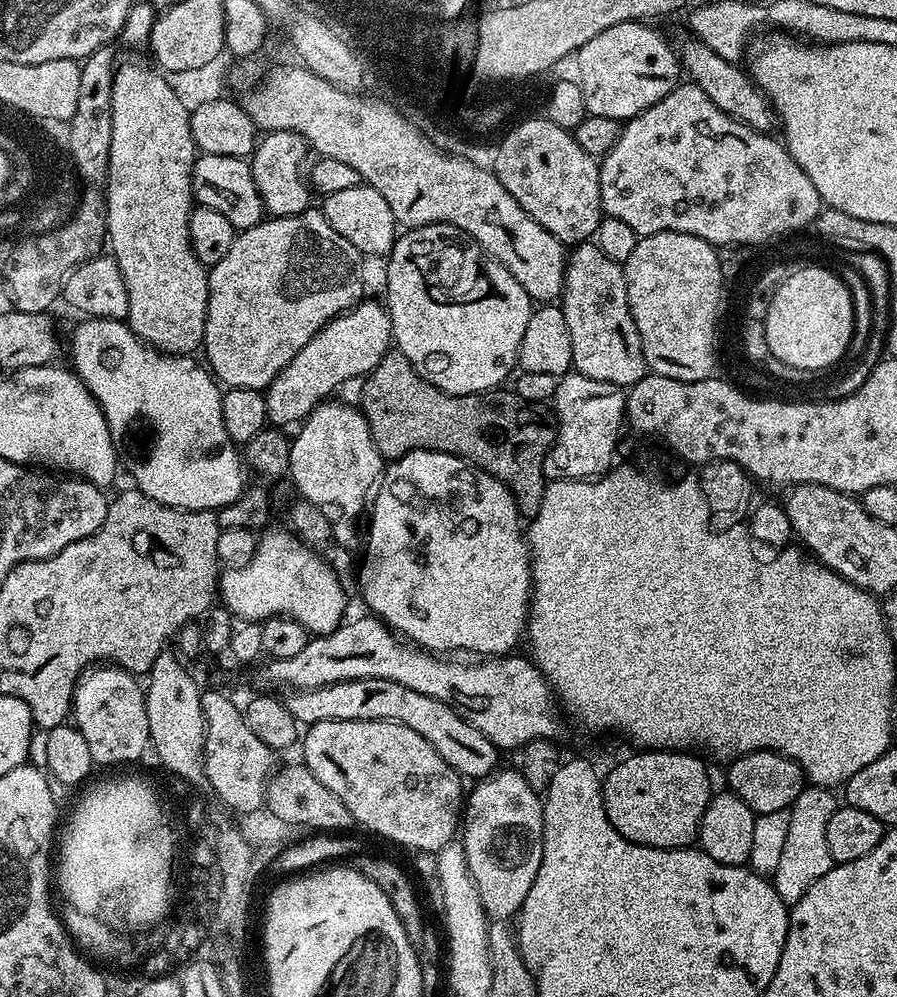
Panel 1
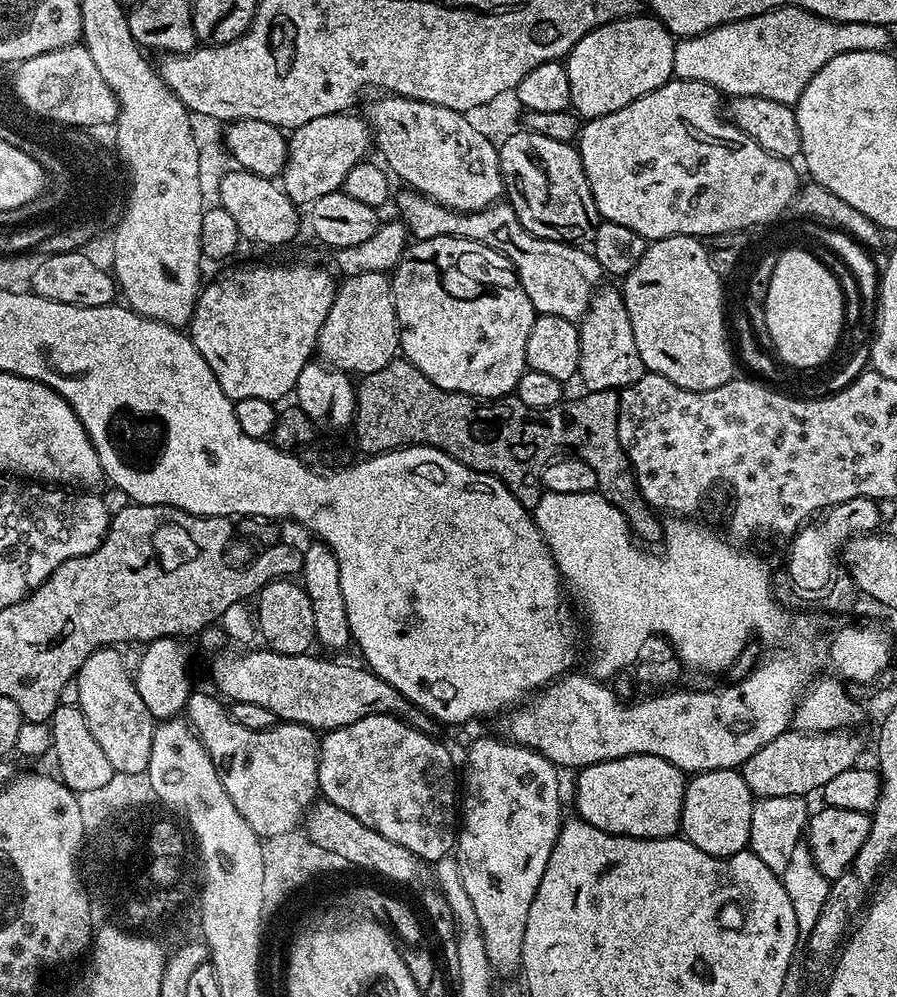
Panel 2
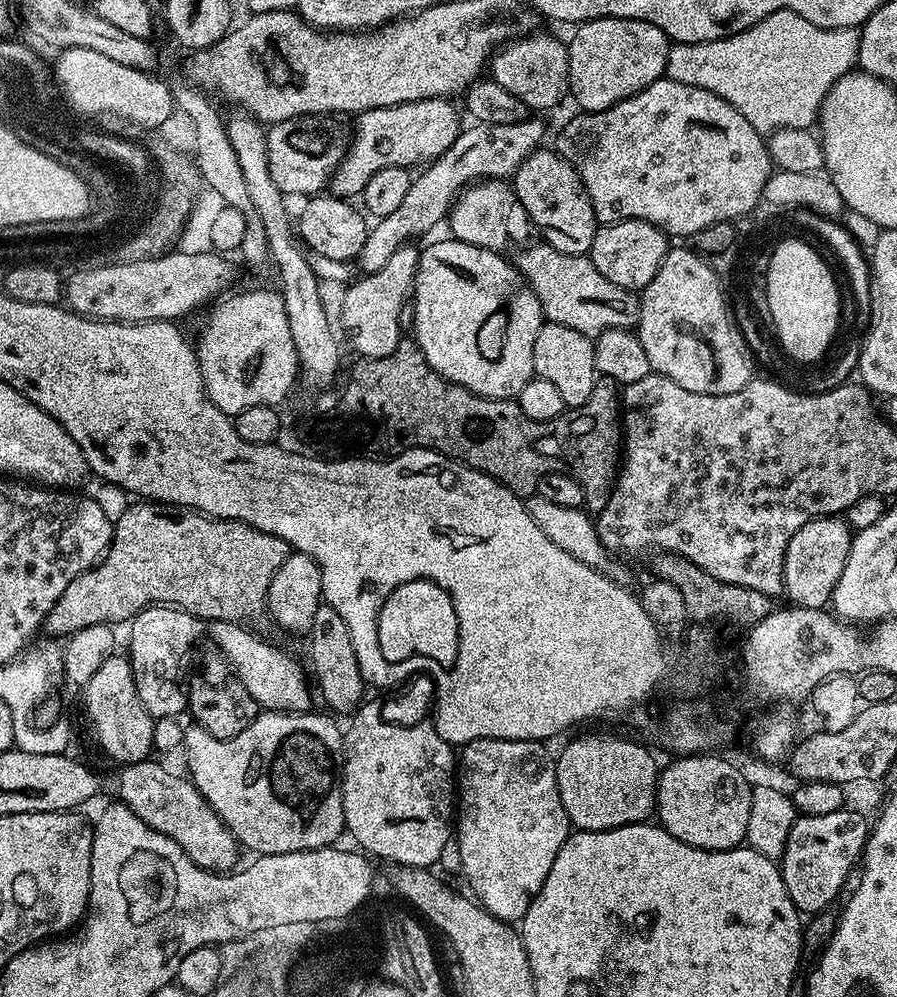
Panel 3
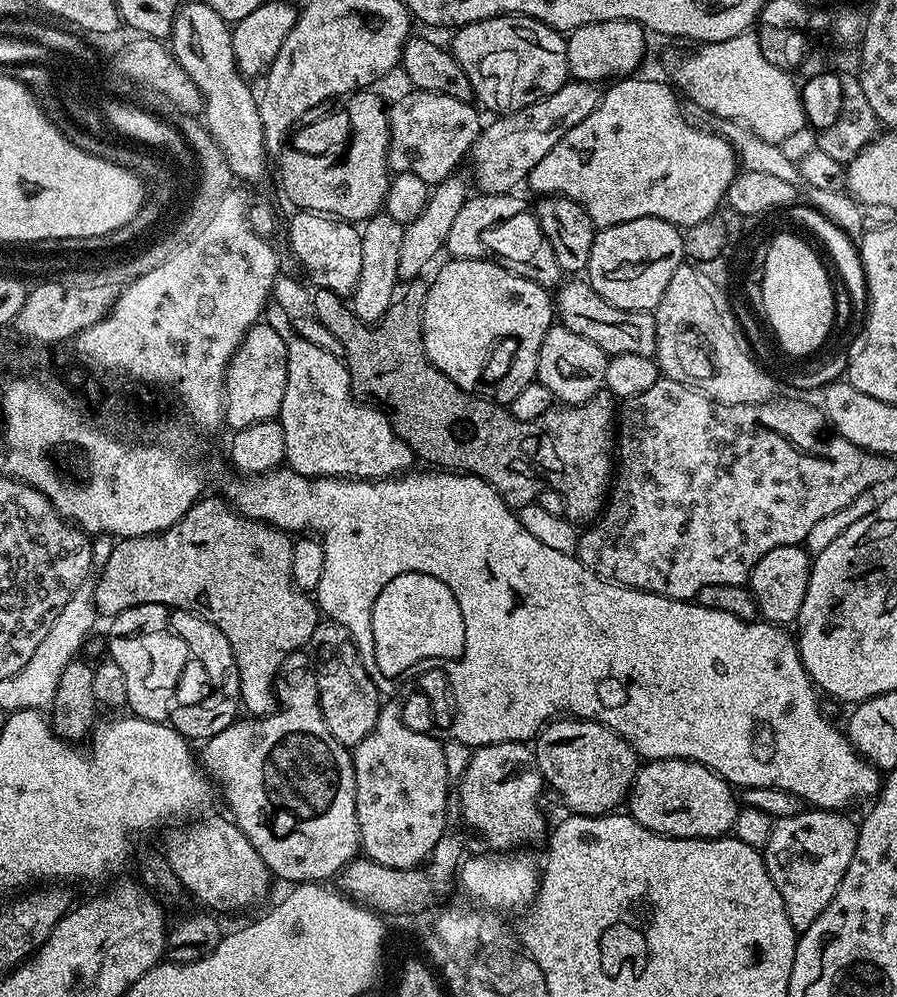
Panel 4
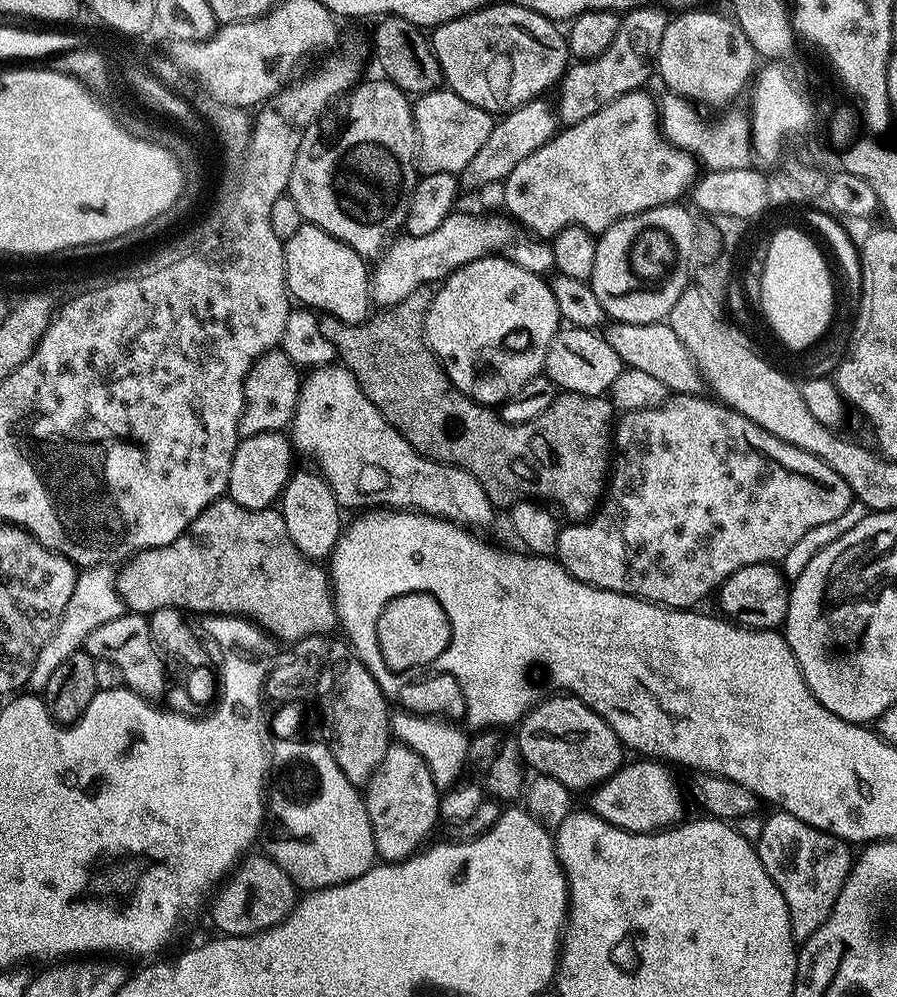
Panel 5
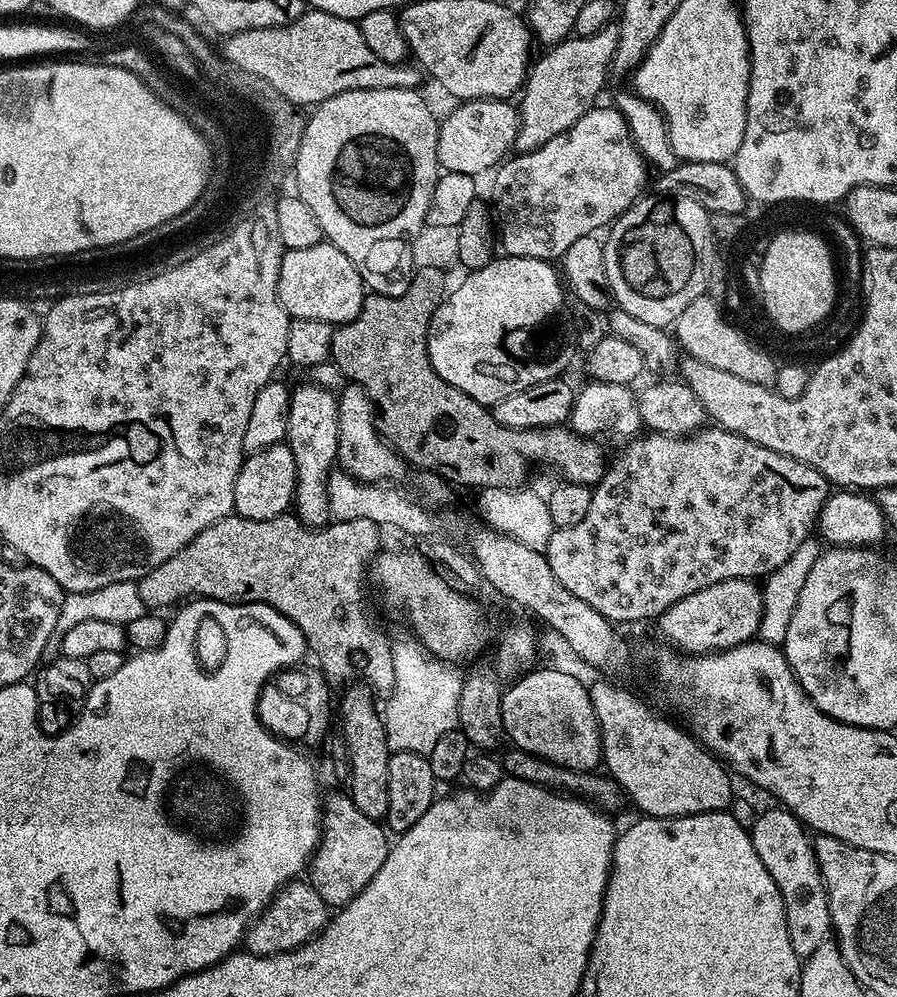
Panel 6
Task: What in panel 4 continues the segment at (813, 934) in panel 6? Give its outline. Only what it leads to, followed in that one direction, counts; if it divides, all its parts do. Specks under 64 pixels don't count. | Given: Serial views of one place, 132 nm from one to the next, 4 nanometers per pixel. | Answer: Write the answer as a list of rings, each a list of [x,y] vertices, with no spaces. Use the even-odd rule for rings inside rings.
[[[801,810],[790,818],[782,818],[773,823],[768,845],[762,849],[764,865],[778,894],[782,894],[786,914],[797,933],[806,931],[814,922],[814,918],[818,918],[818,914],[822,914],[822,910],[830,906],[830,898],[834,898],[846,874],[846,866],[850,866],[850,858],[854,858],[857,831],[857,821],[852,821],[848,814],[841,814],[836,810]]]

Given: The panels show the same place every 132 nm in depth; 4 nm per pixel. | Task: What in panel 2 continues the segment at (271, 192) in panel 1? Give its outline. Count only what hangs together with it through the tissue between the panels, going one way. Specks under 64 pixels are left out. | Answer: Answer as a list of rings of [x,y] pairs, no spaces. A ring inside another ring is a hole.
[[[330,114],[326,118],[314,118],[310,122],[306,122],[306,126],[298,126],[291,129],[290,135],[287,137],[288,153],[286,154],[286,162],[284,170],[280,173],[278,180],[282,185],[283,192],[297,206],[310,206],[318,198],[322,198],[331,192],[339,192],[344,187],[344,179],[346,174],[350,174],[350,170],[354,170],[354,166],[358,166],[365,159],[364,156],[374,144],[374,137],[365,121],[360,120],[353,114]]]

